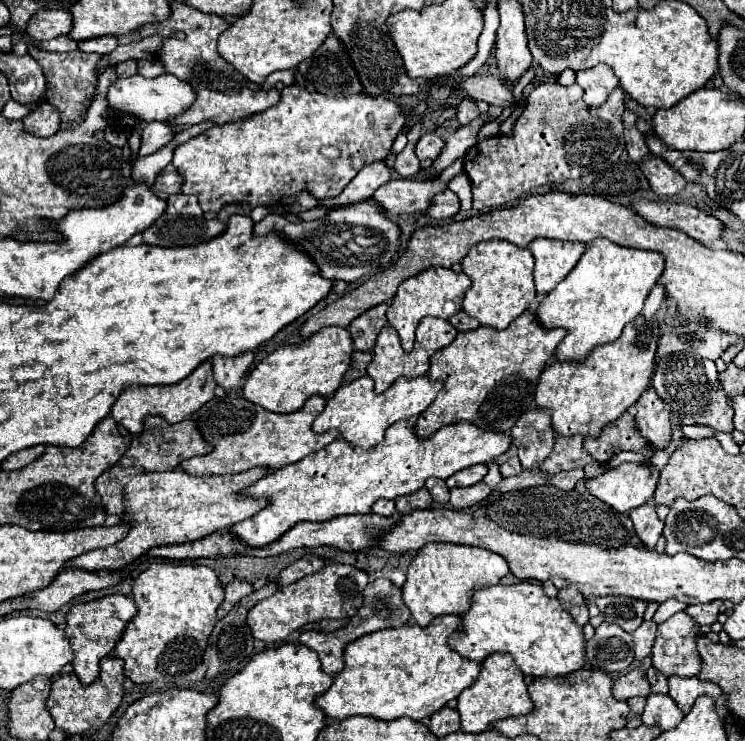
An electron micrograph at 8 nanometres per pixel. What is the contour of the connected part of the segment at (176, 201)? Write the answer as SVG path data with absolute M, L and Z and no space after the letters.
M174 194L168 198L167 214L174 216L196 216L203 215L202 208L198 206L198 200L194 196L186 194Z

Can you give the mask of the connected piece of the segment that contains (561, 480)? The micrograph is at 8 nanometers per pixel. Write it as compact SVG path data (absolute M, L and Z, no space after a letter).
M570 470L570 472L558 472L552 476L550 484L554 484L558 490L574 490L576 482L584 478L584 470Z

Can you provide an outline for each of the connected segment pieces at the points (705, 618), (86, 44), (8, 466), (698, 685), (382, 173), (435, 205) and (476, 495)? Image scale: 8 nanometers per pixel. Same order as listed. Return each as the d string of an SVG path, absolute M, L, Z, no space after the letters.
M712 600L712 602L708 602L708 604L688 606L684 612L686 612L690 618L694 616L694 620L696 620L698 624L712 625L715 621L717 621L718 615L720 613L720 606L722 606L722 602L718 602L718 600Z
M98 36L98 38L78 42L78 48L82 52L98 52L98 54L110 54L116 46L118 46L116 36Z
M38 444L38 446L32 446L32 448L26 448L22 452L16 452L16 454L10 454L8 460L2 462L2 468L4 470L20 470L24 466L28 466L30 462L34 462L42 452L44 452L44 444Z
M670 678L670 698L676 702L676 706L682 710L682 714L688 714L694 706L696 698L710 696L712 700L718 700L722 690L714 686L712 682L702 682L698 678Z
M372 162L368 166L364 166L356 178L344 188L344 192L340 196L334 198L334 202L338 204L346 204L346 202L360 202L370 198L382 184L386 184L390 180L390 170L386 168L384 162Z
M446 190L438 196L434 196L432 200L432 208L430 208L430 216L432 218L452 218L460 212L460 198L452 192L452 190Z
M478 482L470 488L454 488L452 496L450 496L450 504L458 510L464 510L464 508L470 508L470 506L482 502L484 498L488 498L490 492L492 492L492 488L486 482Z

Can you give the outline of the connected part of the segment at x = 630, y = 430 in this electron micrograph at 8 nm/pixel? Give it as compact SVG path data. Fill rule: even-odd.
M630 412L622 414L614 426L606 426L600 438L586 438L584 444L598 462L608 462L610 456L620 448L628 452L642 452L650 446L650 442L640 434Z

